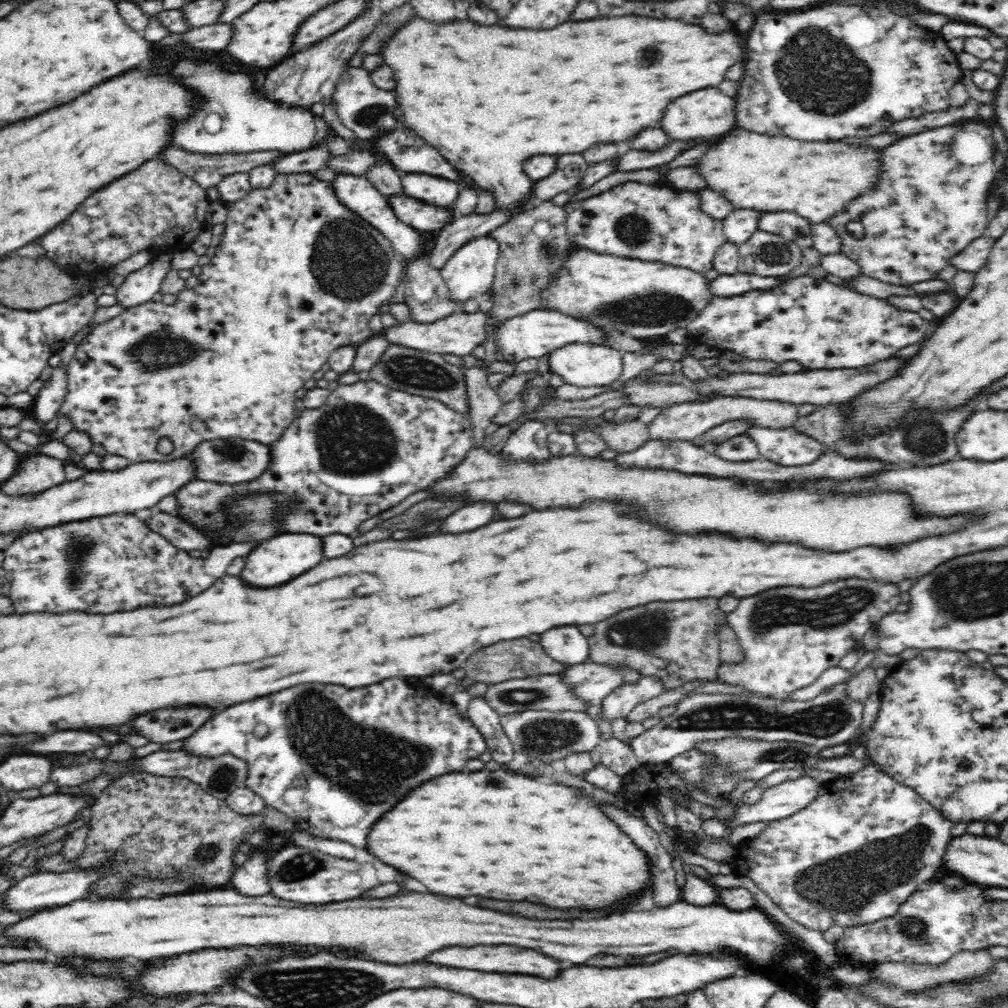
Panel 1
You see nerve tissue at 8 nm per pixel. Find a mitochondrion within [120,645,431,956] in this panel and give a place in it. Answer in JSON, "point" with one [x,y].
{"point":[299,868]}

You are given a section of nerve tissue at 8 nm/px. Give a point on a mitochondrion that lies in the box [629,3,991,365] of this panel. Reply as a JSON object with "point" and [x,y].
{"point":[837,81]}

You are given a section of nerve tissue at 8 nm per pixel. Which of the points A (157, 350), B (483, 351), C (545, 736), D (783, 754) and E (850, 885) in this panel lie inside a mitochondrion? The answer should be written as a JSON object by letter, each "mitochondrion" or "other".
{"A":"mitochondrion","B":"other","C":"mitochondrion","D":"mitochondrion","E":"mitochondrion"}

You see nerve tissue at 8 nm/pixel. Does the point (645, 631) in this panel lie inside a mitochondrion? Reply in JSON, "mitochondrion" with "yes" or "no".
{"mitochondrion":"yes"}

